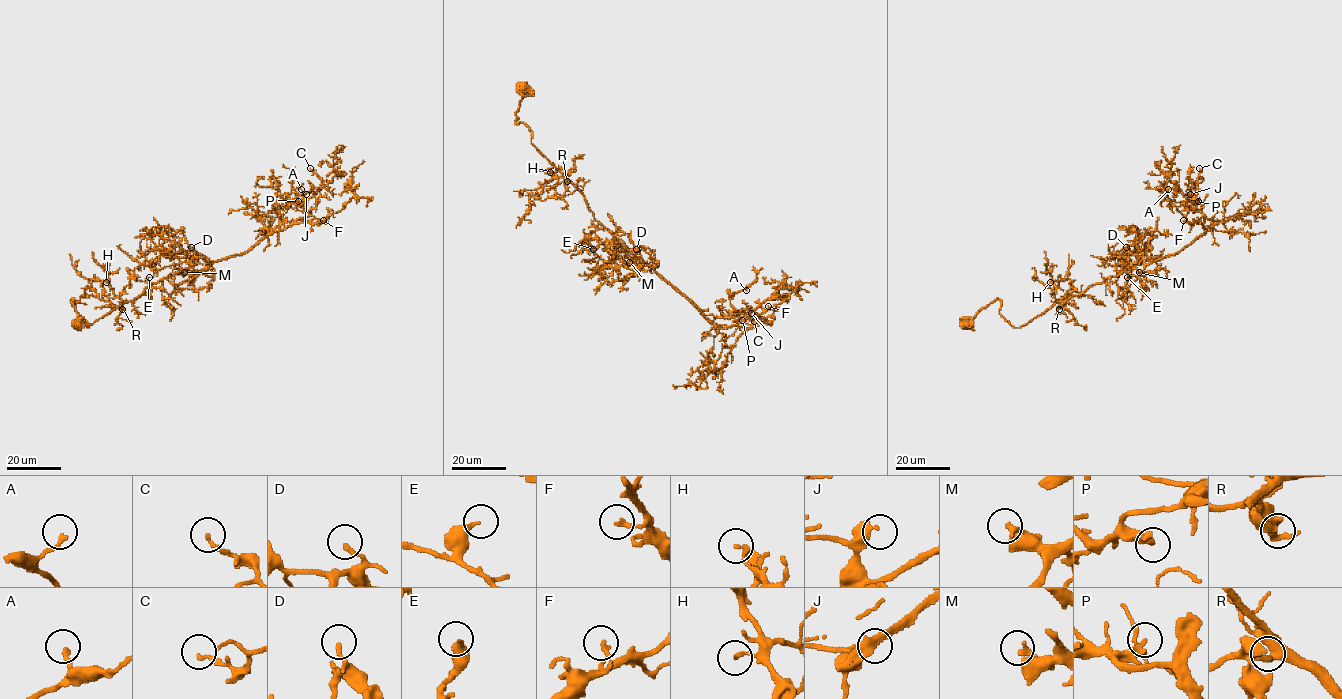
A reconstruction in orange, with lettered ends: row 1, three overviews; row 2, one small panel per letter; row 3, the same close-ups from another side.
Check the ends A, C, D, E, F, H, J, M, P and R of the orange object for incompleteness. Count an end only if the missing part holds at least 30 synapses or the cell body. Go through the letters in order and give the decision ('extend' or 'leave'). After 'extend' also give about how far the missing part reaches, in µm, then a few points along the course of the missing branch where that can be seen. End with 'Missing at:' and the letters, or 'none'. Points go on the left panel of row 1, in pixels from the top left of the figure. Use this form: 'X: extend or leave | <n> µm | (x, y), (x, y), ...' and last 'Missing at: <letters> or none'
A: leave
C: leave
D: leave
E: leave
F: leave
H: leave
J: extend | 10 µm | (306, 194), (303, 190), (308, 184), (314, 185), (320, 192)
M: leave
P: leave
R: leave
Missing at: J

